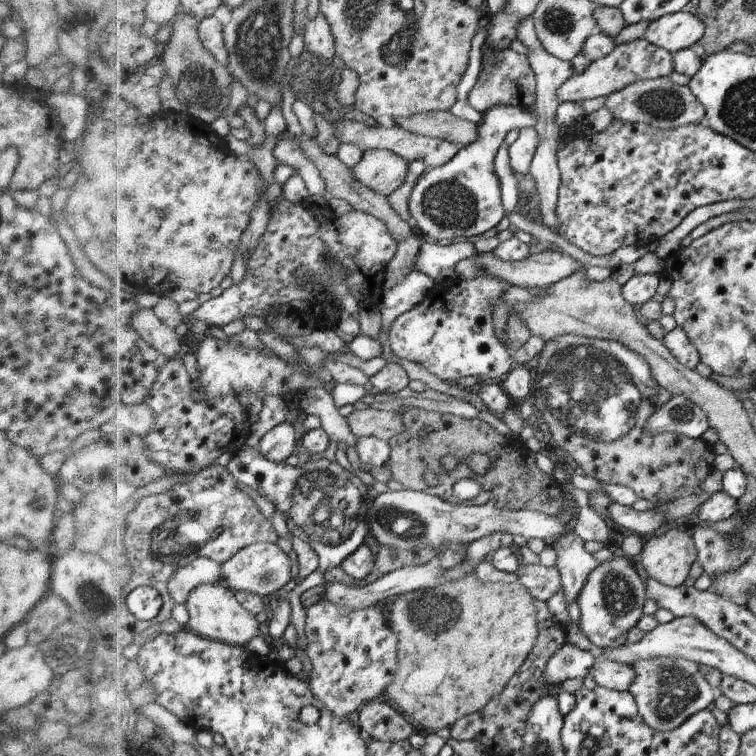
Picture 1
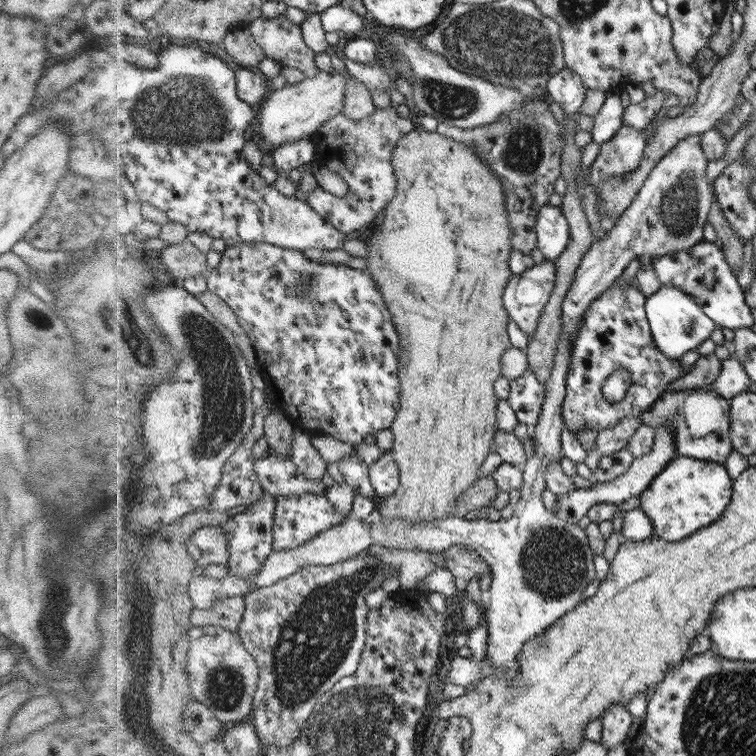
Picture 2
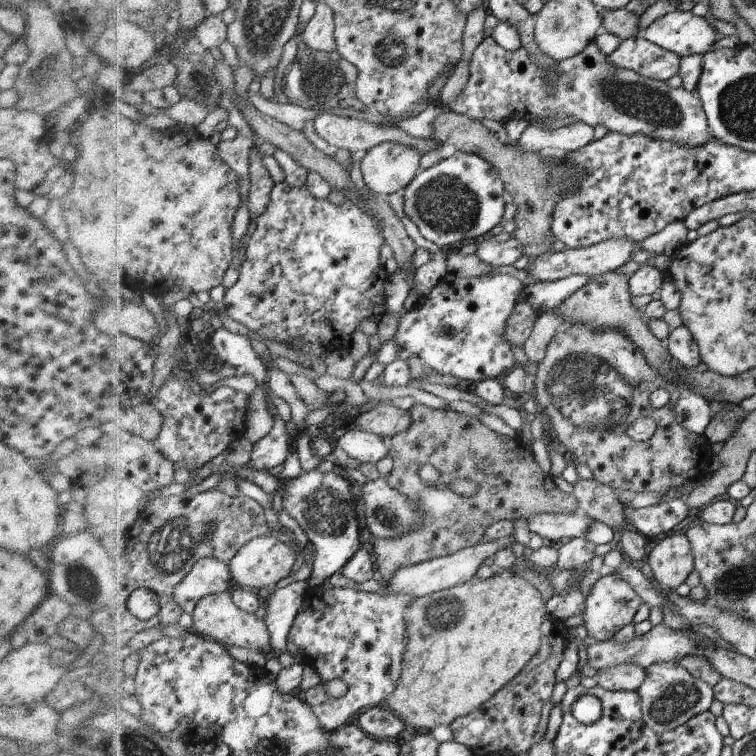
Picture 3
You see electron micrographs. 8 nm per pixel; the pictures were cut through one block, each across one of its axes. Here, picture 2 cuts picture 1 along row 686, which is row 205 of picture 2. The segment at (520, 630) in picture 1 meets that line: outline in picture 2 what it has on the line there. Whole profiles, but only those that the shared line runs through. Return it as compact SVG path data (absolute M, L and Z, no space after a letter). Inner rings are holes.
M423 128L399 138L391 158L395 169L395 177L398 179L399 189L390 204L384 209L384 221L380 230L376 230L370 238L370 254L367 261L367 273L376 282L383 294L387 307L391 310L393 321L399 337L401 338L399 379L402 384L402 397L399 402L398 417L391 427L394 442L389 451L399 467L399 488L394 493L377 502L379 512L382 515L382 523L388 523L392 519L406 519L414 523L422 521L436 521L448 519L454 516L459 496L468 490L481 474L482 463L490 455L495 433L498 430L498 420L495 419L495 411L499 403L499 396L495 392L495 383L501 376L502 355L512 347L508 336L508 314L502 304L502 294L505 294L506 282L510 280L510 258L512 252L512 229L508 224L506 195L500 184L499 178L483 163L483 158L475 154L471 144L458 142L445 134L437 131L425 131Z

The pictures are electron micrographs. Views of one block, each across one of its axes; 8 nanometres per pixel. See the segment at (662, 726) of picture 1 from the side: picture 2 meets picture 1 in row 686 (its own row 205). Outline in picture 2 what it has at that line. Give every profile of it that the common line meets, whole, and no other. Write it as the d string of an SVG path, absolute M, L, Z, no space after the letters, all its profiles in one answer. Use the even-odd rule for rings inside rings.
M690 135L684 137L675 147L672 147L658 164L649 172L642 184L642 190L638 196L632 199L630 206L622 213L622 216L616 221L616 224L609 230L607 238L600 241L593 241L588 252L582 256L579 267L575 272L575 279L571 282L562 305L562 330L559 336L557 351L555 354L555 363L550 375L550 380L545 386L544 404L542 412L538 418L538 424L531 430L531 438L536 443L534 456L528 460L523 468L523 481L521 496L514 504L514 512L511 518L507 520L498 520L491 522L488 519L466 520L464 517L449 517L448 519L439 519L436 521L422 521L414 523L406 519L392 519L388 523L380 522L371 527L364 525L361 520L353 516L334 529L320 533L315 540L311 540L293 550L278 552L275 550L267 564L263 566L261 572L255 578L242 578L241 576L229 575L220 581L214 578L208 578L202 573L197 572L190 583L190 594L195 602L195 608L212 609L218 600L228 597L244 597L254 588L267 587L280 580L296 574L304 566L310 565L333 565L342 561L350 560L361 554L362 551L368 551L369 546L382 545L389 549L414 549L422 551L441 552L455 544L461 544L474 549L491 568L492 583L486 603L487 603L487 656L492 660L492 667L496 672L502 672L504 677L511 679L518 674L517 658L522 653L522 648L526 642L542 634L546 628L550 628L560 618L566 616L571 610L576 608L582 600L582 592L594 579L595 564L593 563L594 554L591 551L589 540L578 525L570 525L563 519L549 510L544 503L543 493L547 488L547 479L545 470L549 468L550 463L560 463L562 460L562 444L560 434L563 428L563 402L567 393L567 372L570 364L570 349L576 333L581 327L581 320L584 311L596 300L606 289L609 289L614 282L618 281L623 270L635 259L644 256L657 257L670 254L671 252L688 250L695 246L697 242L704 240L702 230L706 216L712 209L712 192L710 192L710 180L706 176L706 155L701 147L700 135Z

